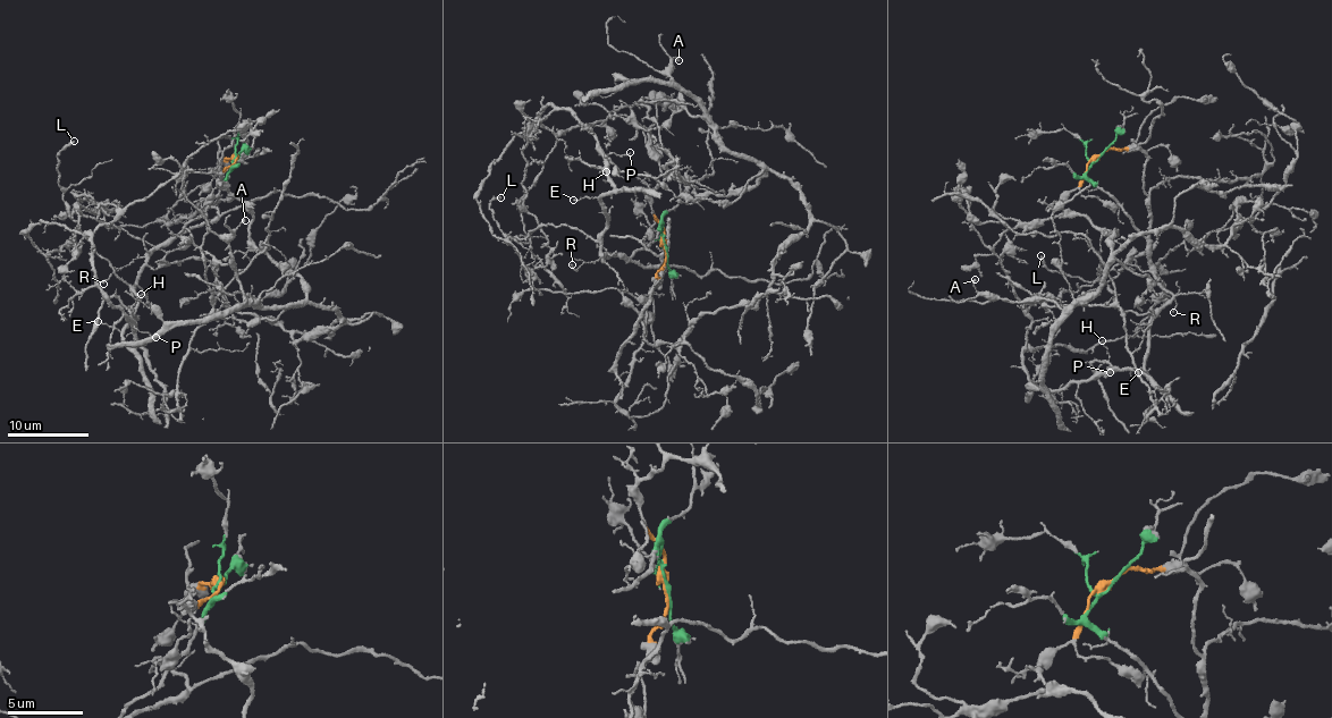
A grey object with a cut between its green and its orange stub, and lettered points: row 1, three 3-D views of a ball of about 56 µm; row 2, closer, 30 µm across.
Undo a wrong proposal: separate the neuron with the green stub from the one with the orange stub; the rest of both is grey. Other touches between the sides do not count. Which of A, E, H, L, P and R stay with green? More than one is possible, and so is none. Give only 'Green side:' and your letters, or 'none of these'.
Green side: E, H, L, P, R

